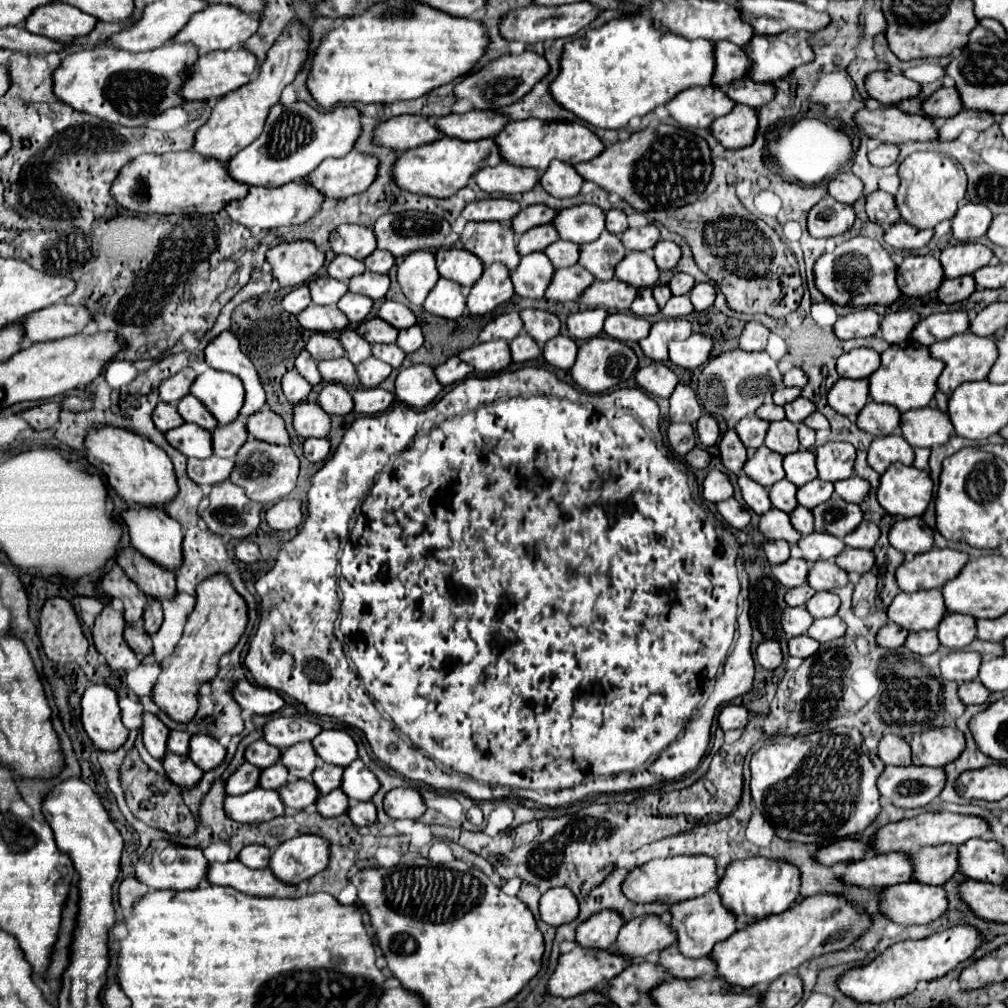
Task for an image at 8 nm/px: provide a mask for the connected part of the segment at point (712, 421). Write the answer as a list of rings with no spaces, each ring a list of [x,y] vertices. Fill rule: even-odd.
[[[704,413],[700,419],[698,419],[698,425],[696,425],[696,431],[698,431],[698,439],[700,443],[704,443],[706,447],[712,447],[718,443],[720,439],[720,425],[718,425],[718,419]]]

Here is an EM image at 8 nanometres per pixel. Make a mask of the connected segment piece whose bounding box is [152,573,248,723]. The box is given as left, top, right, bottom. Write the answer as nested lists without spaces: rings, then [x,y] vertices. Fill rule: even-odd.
[[[220,573],[220,575],[212,575],[212,579],[204,579],[200,581],[200,585],[196,587],[196,605],[190,611],[186,625],[184,625],[184,633],[182,639],[178,641],[178,645],[174,647],[174,651],[164,657],[158,665],[162,669],[160,677],[156,679],[154,687],[152,687],[152,699],[154,703],[176,723],[190,723],[196,717],[198,711],[198,689],[202,683],[212,681],[218,673],[218,661],[222,655],[226,655],[228,651],[232,651],[236,647],[236,643],[240,641],[244,629],[248,625],[248,605],[244,601],[242,595],[238,595],[238,591],[232,587],[232,581],[228,579],[228,575]]]

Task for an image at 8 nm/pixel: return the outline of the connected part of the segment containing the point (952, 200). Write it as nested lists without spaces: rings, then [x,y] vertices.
[[[912,153],[898,169],[900,189],[896,193],[896,205],[906,223],[916,229],[934,229],[940,221],[952,219],[958,209],[958,201],[966,193],[966,173],[962,165],[940,153]]]

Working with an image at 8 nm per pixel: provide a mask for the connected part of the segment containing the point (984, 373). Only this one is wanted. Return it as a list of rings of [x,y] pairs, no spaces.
[[[970,331],[960,333],[956,337],[950,337],[946,341],[938,341],[930,347],[932,357],[942,359],[946,363],[940,379],[938,379],[938,389],[950,395],[958,385],[966,381],[982,381],[988,377],[988,371],[992,369],[992,363],[998,359],[996,351],[996,339],[994,337],[980,337],[980,335],[970,335]]]

